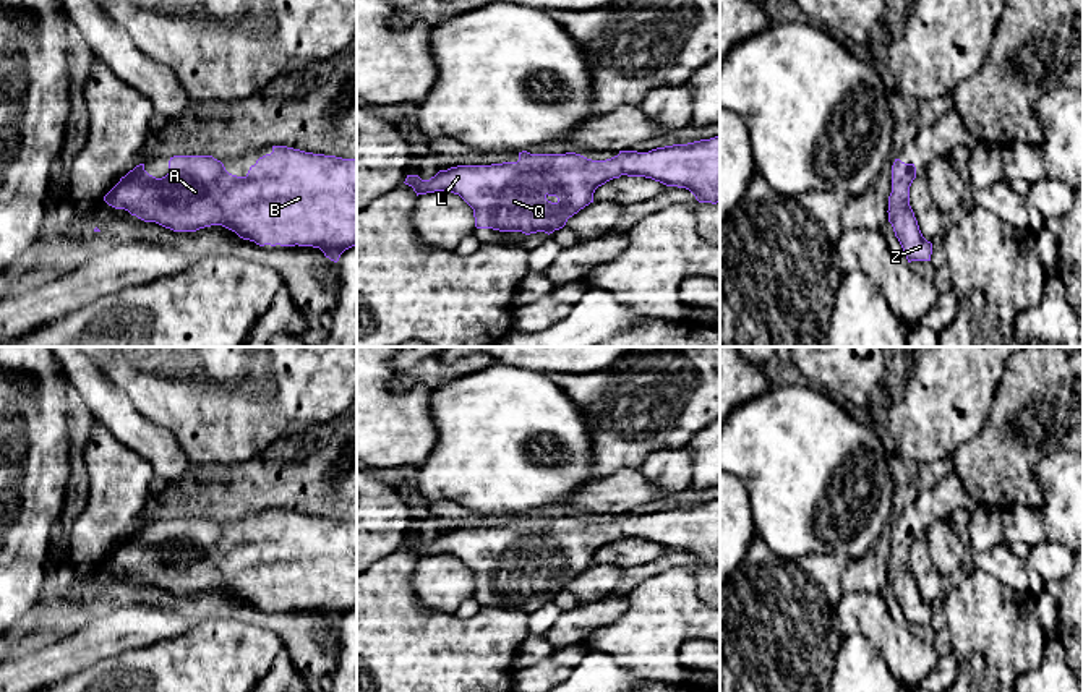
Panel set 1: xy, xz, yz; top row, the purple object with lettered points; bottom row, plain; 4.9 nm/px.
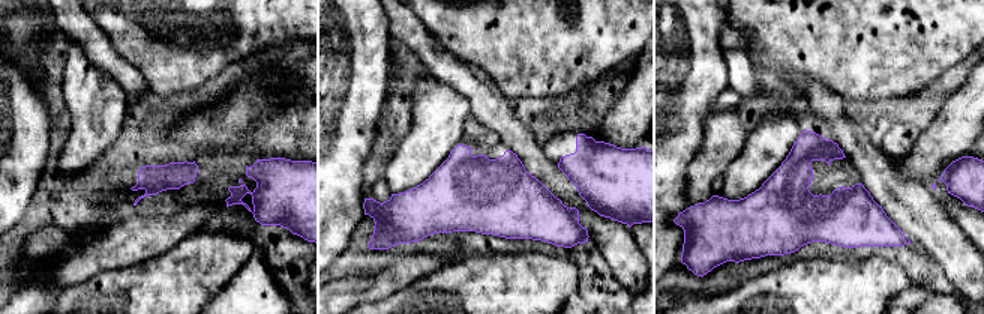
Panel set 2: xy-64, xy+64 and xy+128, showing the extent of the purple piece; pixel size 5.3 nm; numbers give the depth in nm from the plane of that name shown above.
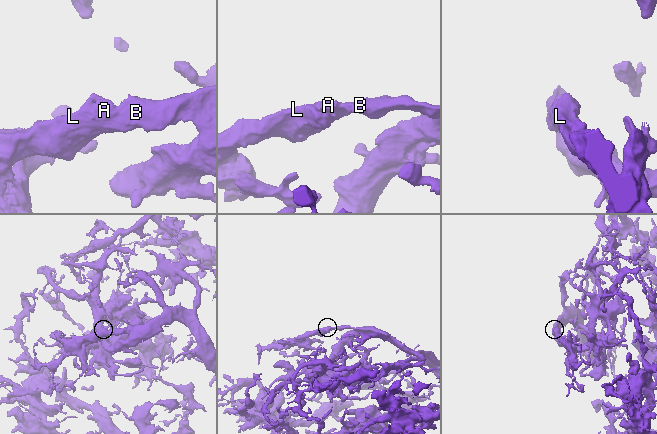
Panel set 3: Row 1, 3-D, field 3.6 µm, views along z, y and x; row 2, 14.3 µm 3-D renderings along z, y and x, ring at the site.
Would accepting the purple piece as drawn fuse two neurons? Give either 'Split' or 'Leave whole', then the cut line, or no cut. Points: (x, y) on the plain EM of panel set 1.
Leave whole. No split

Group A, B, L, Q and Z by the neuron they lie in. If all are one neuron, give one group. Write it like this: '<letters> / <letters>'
A B L Q Z

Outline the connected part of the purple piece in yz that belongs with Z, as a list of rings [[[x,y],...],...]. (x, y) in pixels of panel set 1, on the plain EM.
[[[895,522],[892,528],[892,556],[888,559],[888,585],[893,590],[903,616],[911,624],[931,624],[932,606],[927,604],[910,569],[910,549],[916,541],[914,527]]]

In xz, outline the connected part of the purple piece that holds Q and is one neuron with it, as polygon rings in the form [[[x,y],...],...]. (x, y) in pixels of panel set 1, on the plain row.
[[[720,499],[649,515],[619,514],[606,523],[576,515],[519,515],[517,525],[457,528],[430,543],[407,538],[418,557],[451,554],[472,572],[477,592],[553,596],[593,566],[593,556],[621,538],[689,553],[699,566],[720,566]]]

